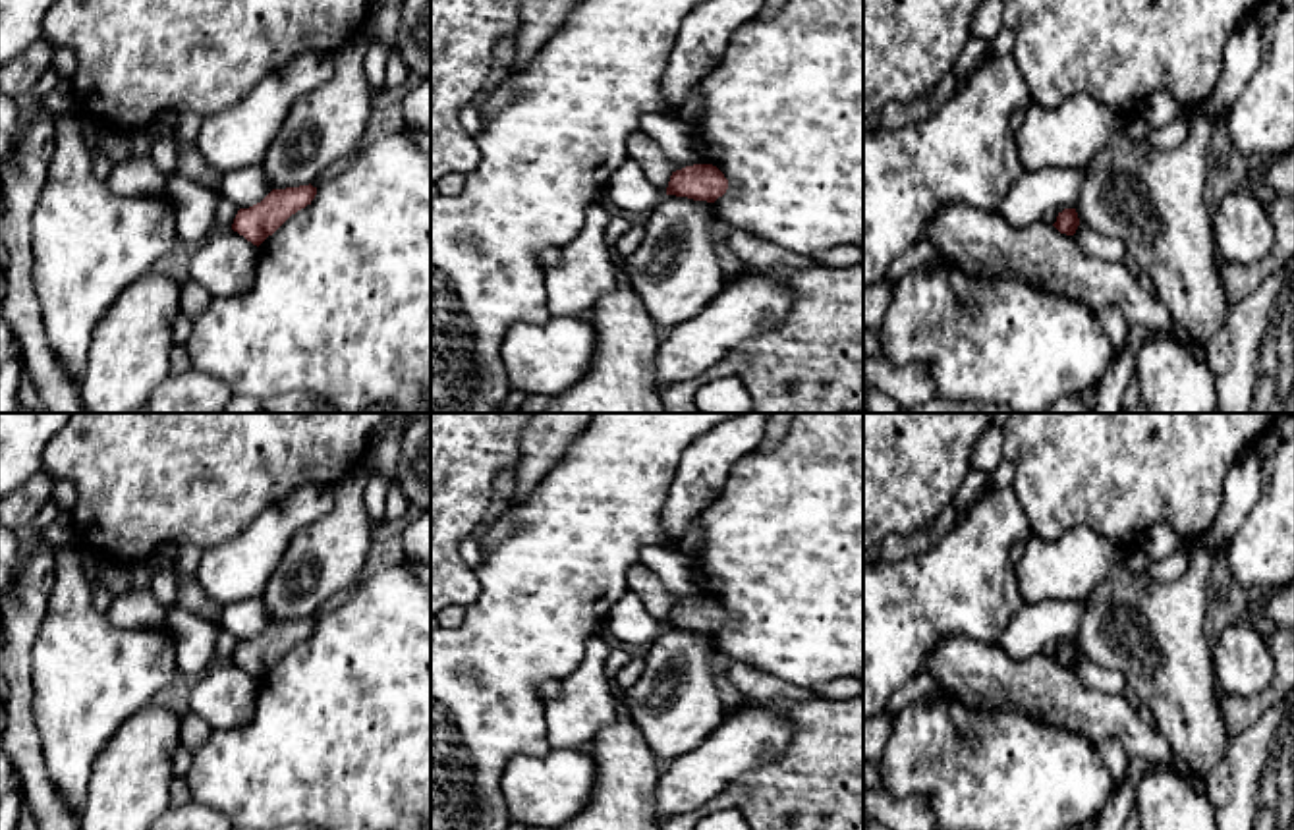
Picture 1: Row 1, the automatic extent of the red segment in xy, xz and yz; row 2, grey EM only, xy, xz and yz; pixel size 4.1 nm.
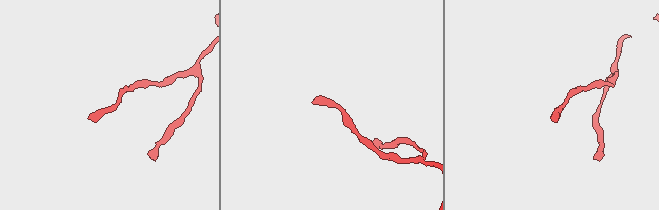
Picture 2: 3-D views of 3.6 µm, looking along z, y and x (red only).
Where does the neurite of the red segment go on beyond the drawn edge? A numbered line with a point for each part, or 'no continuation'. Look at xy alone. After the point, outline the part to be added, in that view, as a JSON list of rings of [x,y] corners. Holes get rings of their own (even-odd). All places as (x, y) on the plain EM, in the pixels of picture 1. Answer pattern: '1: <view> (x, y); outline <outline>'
no continuation

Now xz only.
no continuation

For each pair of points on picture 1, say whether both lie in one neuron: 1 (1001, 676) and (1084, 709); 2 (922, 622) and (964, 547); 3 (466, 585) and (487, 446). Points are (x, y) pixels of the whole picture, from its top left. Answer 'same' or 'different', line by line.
1: same
2: same
3: same

